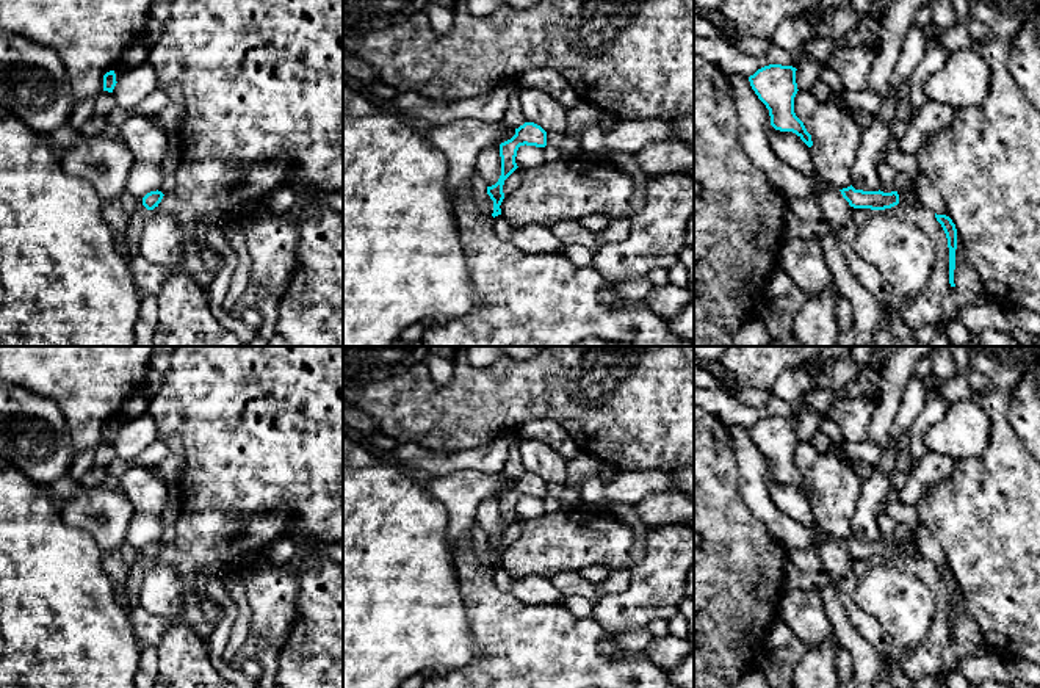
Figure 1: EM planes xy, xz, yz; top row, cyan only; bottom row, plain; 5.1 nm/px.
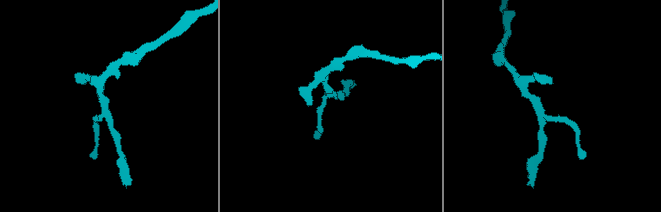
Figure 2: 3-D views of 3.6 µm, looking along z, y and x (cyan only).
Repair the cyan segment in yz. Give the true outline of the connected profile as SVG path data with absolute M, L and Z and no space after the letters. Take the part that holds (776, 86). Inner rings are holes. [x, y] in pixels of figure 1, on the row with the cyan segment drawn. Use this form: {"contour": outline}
{"contour": "M769 64L749 77L750 86L766 105L771 125L780 132L796 133L808 147L813 146L811 135L794 113L797 94L796 67Z"}

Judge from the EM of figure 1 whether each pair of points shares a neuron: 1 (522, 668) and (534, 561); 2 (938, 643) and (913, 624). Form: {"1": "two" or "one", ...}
{"1": "two", "2": "two"}

